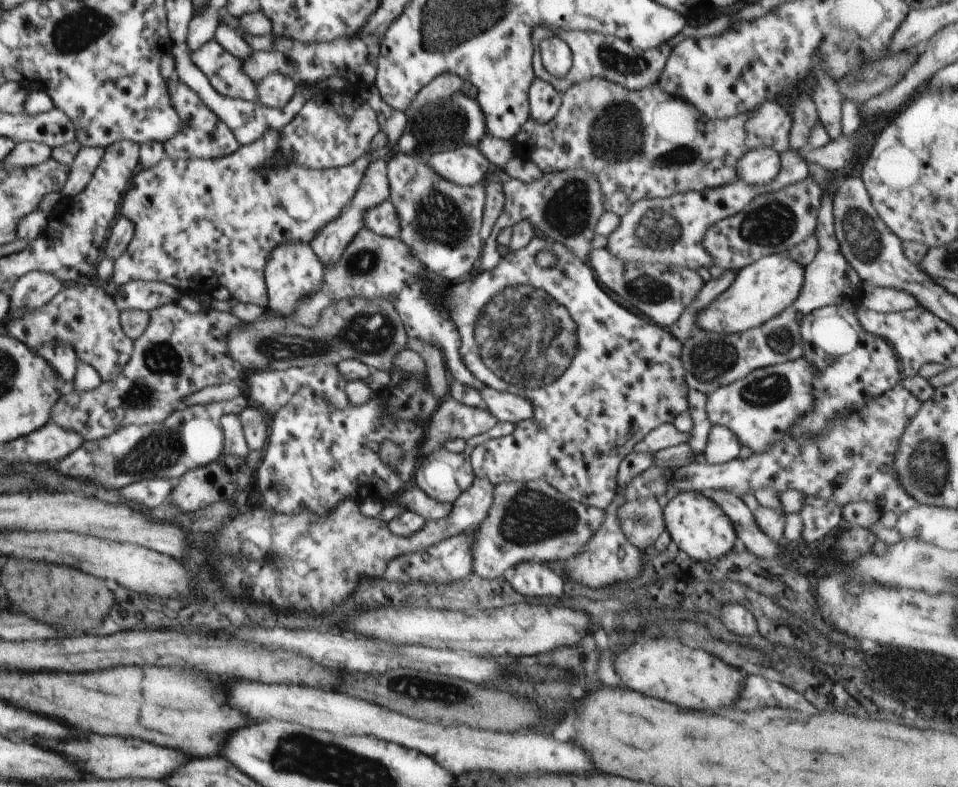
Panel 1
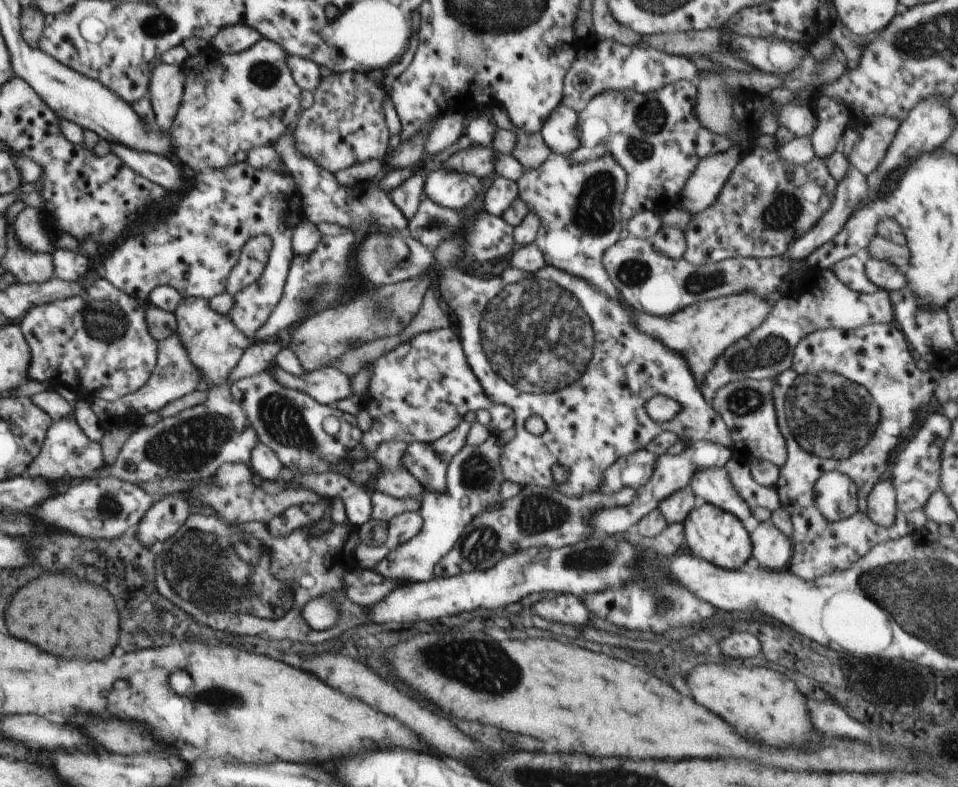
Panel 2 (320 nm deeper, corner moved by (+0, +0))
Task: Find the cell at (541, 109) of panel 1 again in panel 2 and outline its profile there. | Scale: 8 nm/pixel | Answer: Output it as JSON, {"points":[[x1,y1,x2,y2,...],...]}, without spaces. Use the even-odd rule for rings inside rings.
{"points":[[560,103,546,119,541,133,551,151,570,156,579,147,577,116,577,112]]}

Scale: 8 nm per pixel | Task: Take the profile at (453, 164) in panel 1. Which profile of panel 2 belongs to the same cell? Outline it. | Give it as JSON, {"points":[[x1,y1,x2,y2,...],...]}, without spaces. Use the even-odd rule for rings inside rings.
{"points":[[445,168,423,172,426,178,425,196,436,204,459,213,464,211,483,189,482,179,474,175,446,171]]}

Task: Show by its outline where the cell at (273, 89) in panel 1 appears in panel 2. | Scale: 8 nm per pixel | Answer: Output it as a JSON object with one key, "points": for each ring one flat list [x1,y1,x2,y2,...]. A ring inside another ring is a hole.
{"points":[[262,37,256,44,239,53,220,53,210,45,184,61,184,94,170,127,175,146,175,156,190,170,218,169,247,160,248,153,256,147,272,147,279,137,292,135,300,120,301,88,294,82,287,65,287,54,277,42]]}

